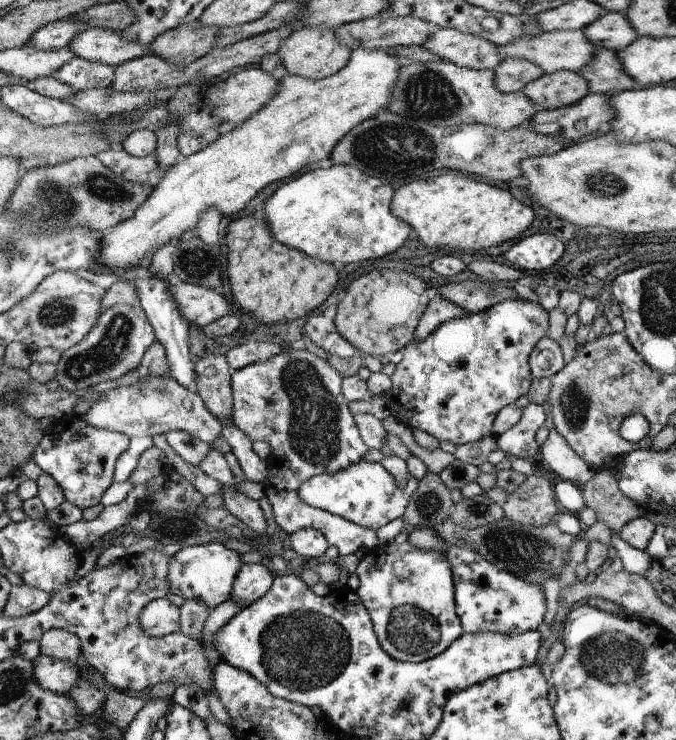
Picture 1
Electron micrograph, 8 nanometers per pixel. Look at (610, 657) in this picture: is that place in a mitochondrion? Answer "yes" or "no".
yes

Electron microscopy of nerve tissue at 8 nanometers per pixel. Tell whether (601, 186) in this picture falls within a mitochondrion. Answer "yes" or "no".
yes

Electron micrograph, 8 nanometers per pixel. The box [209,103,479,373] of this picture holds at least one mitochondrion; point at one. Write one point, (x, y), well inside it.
(392, 146)

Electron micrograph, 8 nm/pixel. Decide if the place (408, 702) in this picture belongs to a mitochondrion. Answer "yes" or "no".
yes

